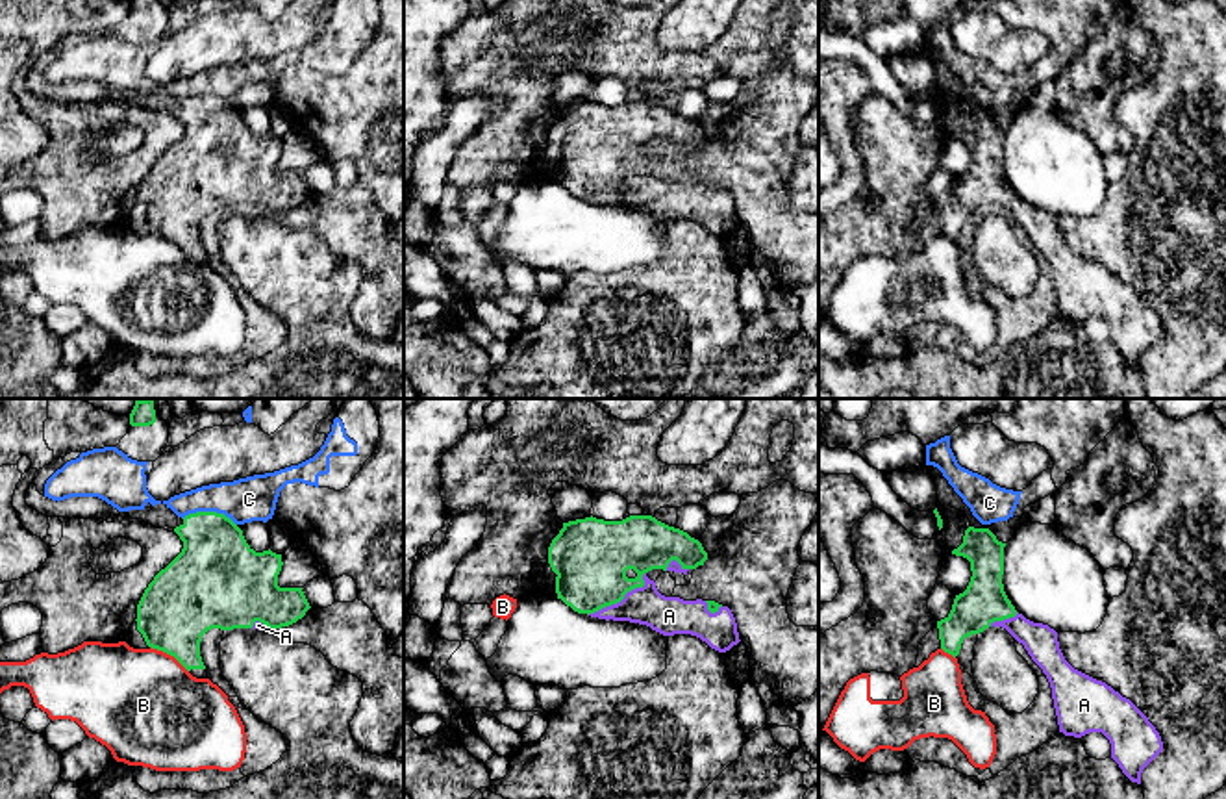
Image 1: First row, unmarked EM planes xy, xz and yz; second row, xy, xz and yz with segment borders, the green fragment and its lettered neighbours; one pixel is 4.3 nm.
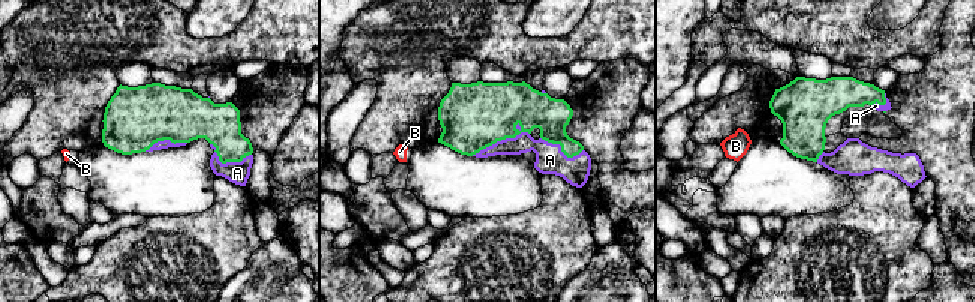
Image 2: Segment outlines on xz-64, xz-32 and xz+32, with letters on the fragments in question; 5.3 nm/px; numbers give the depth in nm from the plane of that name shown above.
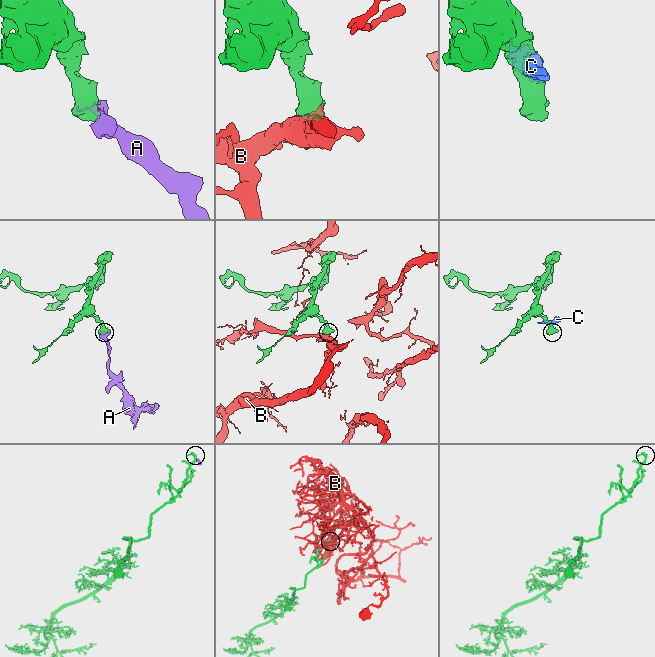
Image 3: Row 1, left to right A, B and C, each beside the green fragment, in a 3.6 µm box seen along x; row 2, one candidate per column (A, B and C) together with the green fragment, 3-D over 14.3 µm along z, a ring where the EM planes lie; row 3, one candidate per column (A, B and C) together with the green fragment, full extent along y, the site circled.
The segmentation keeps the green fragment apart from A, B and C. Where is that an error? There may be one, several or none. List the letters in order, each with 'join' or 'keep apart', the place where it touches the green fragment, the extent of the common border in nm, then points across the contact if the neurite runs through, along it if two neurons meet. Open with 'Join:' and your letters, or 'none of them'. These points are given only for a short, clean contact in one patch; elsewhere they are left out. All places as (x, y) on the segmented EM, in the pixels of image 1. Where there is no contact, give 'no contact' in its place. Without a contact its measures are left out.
Join: A
A: join; meets green in xz at (621, 599); contact 320 nm long
B: keep apart; meets green in xy at (169, 653); contact 200 nm long
C: keep apart; meets green in xy at (210, 512); contact 240 nm long

